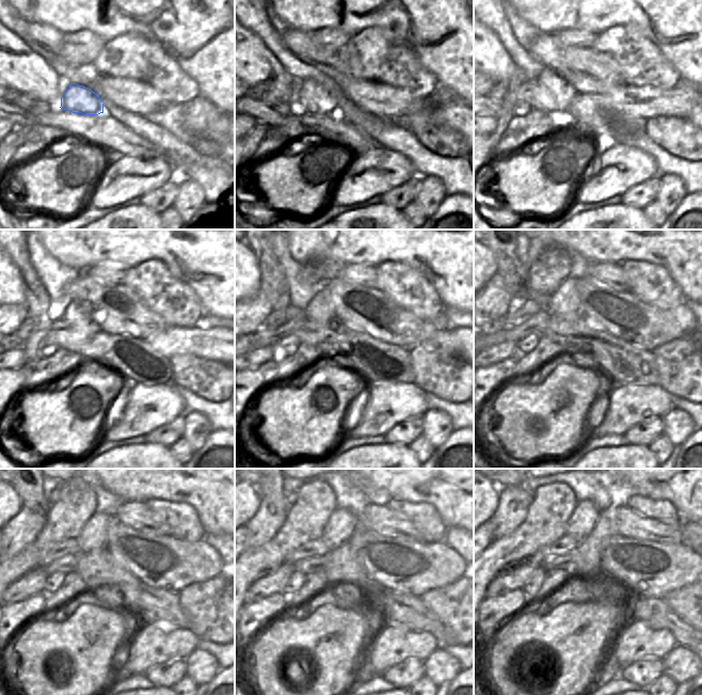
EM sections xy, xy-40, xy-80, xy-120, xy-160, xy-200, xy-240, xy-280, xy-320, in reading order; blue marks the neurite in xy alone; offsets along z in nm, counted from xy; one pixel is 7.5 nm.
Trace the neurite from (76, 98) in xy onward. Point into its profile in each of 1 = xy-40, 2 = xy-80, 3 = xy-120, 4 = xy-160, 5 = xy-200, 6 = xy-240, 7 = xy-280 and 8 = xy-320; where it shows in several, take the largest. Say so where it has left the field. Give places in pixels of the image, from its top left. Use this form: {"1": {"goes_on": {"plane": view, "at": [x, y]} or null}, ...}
{"1": {"goes_on": {"plane": "xy-40", "at": [313, 97]}}, "2": {"goes_on": {"plane": "xy-80", "at": [553, 94]}}, "3": {"goes_on": {"plane": "xy-120", "at": [75, 327]}}, "4": {"goes_on": {"plane": "xy-160", "at": [320, 309]}}, "5": {"goes_on": {"plane": "xy-200", "at": [565, 299]}}, "6": {"goes_on": {"plane": "xy-240", "at": [93, 535]}}, "7": {"goes_on": {"plane": "xy-280", "at": [341, 523]}}, "8": {"goes_on": {"plane": "xy-320", "at": [583, 520]}}}

